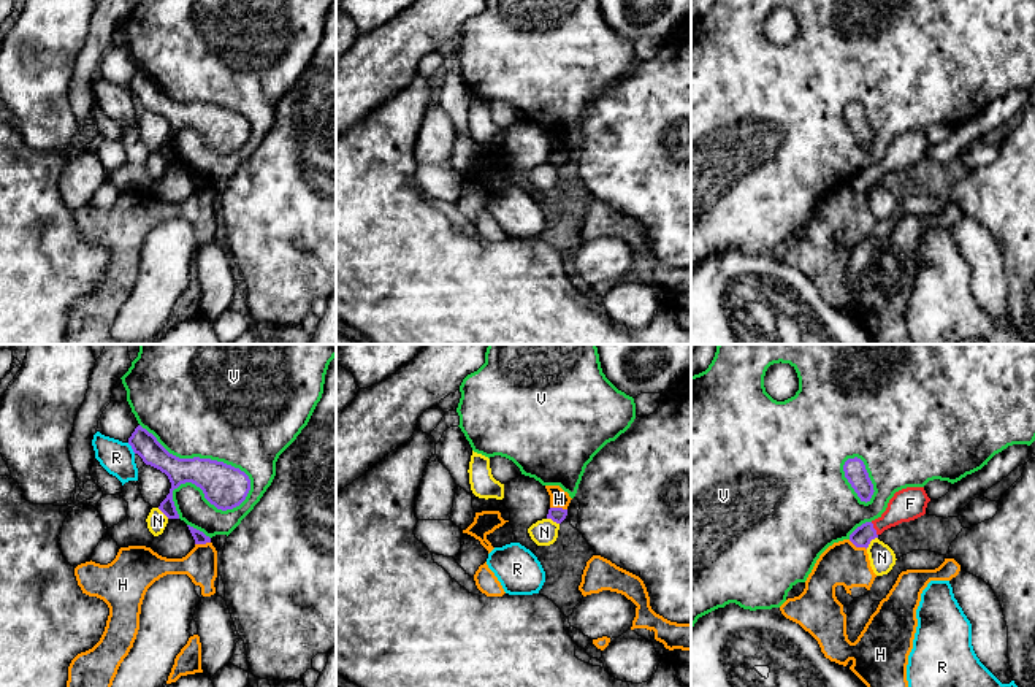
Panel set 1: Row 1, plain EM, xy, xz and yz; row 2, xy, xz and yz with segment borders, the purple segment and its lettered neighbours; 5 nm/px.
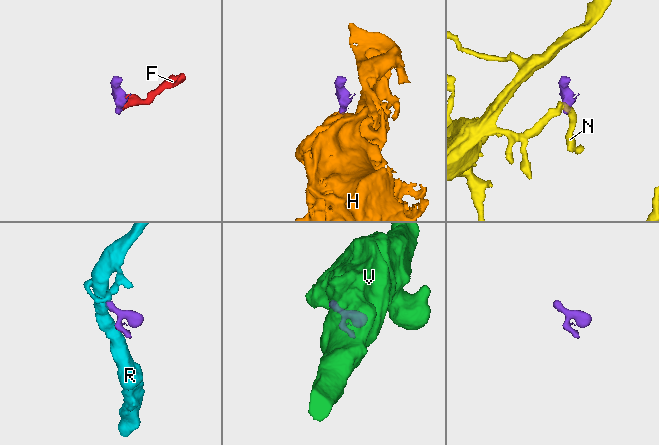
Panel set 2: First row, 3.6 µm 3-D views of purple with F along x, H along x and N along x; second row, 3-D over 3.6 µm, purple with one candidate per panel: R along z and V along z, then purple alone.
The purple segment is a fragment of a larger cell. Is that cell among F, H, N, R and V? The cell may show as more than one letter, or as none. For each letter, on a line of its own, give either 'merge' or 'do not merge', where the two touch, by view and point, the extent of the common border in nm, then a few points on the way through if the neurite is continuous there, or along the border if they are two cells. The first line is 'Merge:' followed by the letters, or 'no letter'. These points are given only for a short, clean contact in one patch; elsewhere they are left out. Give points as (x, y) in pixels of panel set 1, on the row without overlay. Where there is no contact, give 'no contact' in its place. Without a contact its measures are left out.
Merge: F
F: merge; contact yz (874, 173); length 80 nm; way yz (861, 181), (874, 173), (910, 148)
H: do not merge; contact yz (858, 191); length 110 nm; border yz (848, 184), (866, 194)
N: do not merge; contact yz (870, 184); length 90 nm; border yz (877, 181), (866, 192)
R: do not merge; contact xy (132, 92); length 70 nm; border xy (127, 88), (135, 97)
V: do not merge; contact xy (205, 103); length 650 nm

